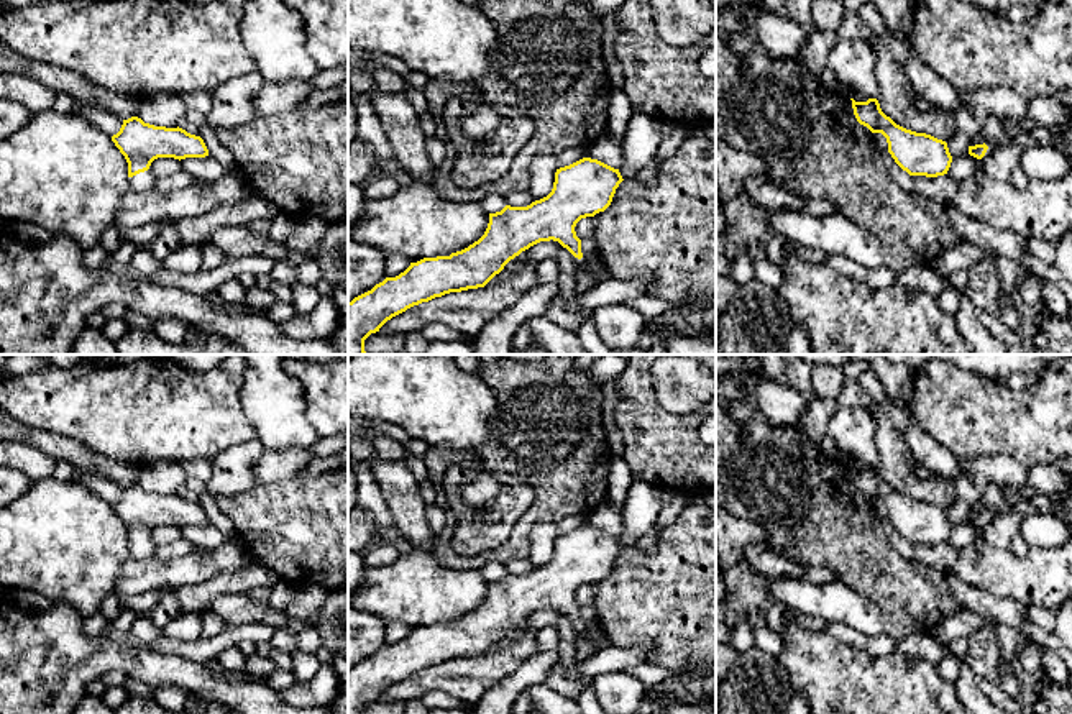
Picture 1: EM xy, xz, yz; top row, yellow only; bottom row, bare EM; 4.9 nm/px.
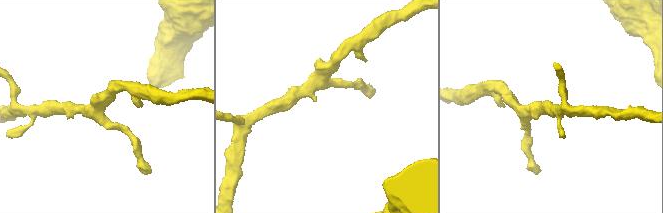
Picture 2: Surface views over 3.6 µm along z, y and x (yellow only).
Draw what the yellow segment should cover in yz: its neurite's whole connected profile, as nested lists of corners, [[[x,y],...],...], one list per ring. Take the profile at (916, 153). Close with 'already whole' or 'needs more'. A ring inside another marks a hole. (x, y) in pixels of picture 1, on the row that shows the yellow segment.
[[[877,98],[850,100],[857,121],[872,133],[882,133],[886,138],[888,153],[903,171],[909,176],[926,177],[947,174],[952,156],[946,141],[896,125],[882,112]]] | already whole

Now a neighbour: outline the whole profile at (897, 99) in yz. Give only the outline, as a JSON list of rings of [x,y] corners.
[[[873,36],[868,46],[875,53],[875,77],[880,87],[877,100],[882,112],[906,130],[926,133],[947,143],[959,131],[954,117],[944,110],[921,112],[916,107],[918,100],[909,79],[882,36]]]

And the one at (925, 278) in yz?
[[[914,266],[903,272],[900,279],[901,286],[918,287],[932,297],[937,297],[946,287],[949,287],[947,277],[941,276],[931,266]]]

